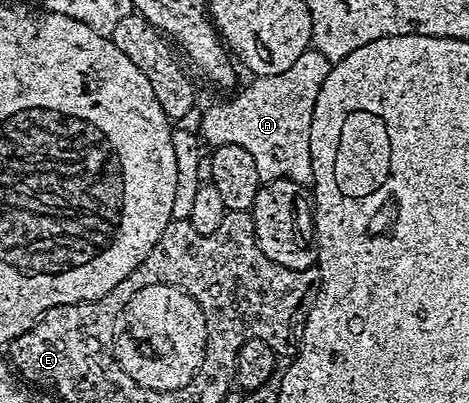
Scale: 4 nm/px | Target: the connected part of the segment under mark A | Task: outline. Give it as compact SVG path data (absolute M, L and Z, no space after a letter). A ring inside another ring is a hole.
M310 50L299 54L295 66L283 70L283 74L250 79L237 101L213 104L202 114L200 139L213 148L224 144L243 146L255 158L255 170L259 170L263 182L290 179L312 185L311 118L318 110L316 98L323 90L323 82L327 82L330 67L324 54Z

